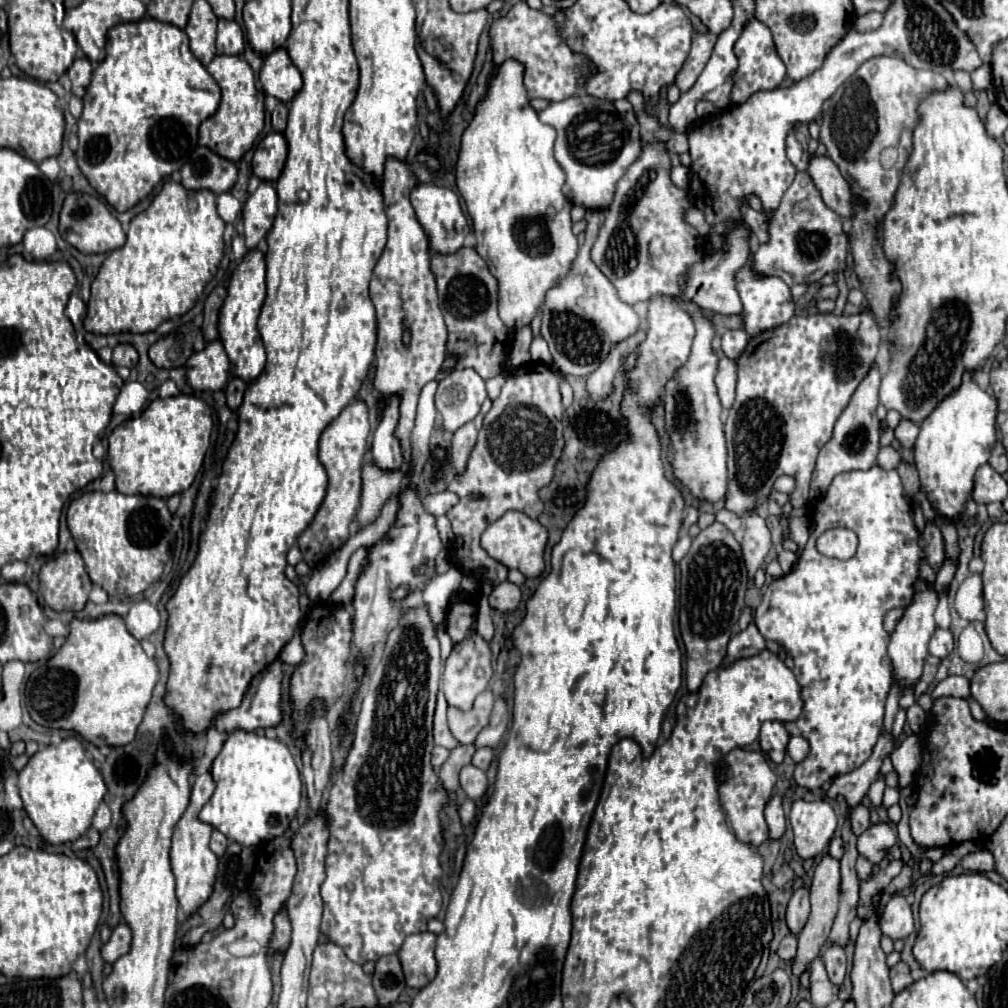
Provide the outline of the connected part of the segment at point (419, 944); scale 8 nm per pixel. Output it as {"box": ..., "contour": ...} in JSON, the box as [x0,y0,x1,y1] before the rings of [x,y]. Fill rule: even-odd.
{"box":[398,932,436,988],"contour":[[[420,932],[408,936],[398,952],[406,984],[410,988],[424,988],[436,976],[436,958],[434,958],[436,934]]]}

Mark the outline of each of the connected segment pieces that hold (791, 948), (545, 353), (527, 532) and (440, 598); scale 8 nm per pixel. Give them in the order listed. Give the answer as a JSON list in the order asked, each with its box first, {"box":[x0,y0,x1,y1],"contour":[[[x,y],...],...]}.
[{"box":[778,934,798,960],"contour":[[[788,934],[788,936],[784,936],[784,940],[778,946],[778,956],[782,960],[792,960],[796,956],[796,948],[798,948],[796,936],[794,934]]]},{"box":[530,338,554,366],"contour":[[[534,338],[532,346],[530,346],[530,354],[532,354],[532,360],[534,362],[544,362],[548,366],[554,364],[554,358],[552,358],[552,354],[550,354],[548,344],[546,344],[544,338]]]},{"box":[482,510,548,578],"contour":[[[510,510],[506,512],[500,520],[490,524],[486,532],[482,534],[482,548],[498,562],[502,562],[508,568],[518,568],[524,576],[536,578],[544,570],[544,550],[548,542],[548,532],[546,528],[538,522],[526,516],[524,512]]]},{"box":[422,568,462,626],"contour":[[[450,568],[446,574],[434,576],[434,580],[426,584],[422,594],[424,594],[424,602],[428,604],[430,616],[436,622],[436,626],[446,618],[450,594],[460,588],[460,580],[462,580],[462,572],[458,572],[456,568]]]}]

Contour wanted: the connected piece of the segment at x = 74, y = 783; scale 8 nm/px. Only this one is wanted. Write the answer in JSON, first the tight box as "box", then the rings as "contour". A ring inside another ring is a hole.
{"box":[18,738,106,844],"contour":[[[66,738],[58,746],[38,750],[26,768],[20,770],[18,788],[26,814],[38,828],[40,836],[50,844],[74,842],[86,834],[92,824],[92,816],[106,794],[106,784],[100,772],[86,758],[86,752],[76,738]]]}

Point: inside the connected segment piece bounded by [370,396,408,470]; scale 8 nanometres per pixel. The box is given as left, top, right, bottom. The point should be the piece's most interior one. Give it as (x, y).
(384, 448)

